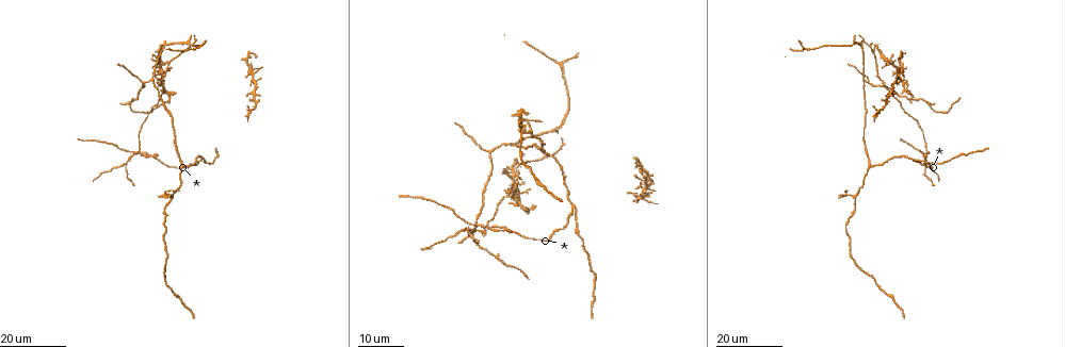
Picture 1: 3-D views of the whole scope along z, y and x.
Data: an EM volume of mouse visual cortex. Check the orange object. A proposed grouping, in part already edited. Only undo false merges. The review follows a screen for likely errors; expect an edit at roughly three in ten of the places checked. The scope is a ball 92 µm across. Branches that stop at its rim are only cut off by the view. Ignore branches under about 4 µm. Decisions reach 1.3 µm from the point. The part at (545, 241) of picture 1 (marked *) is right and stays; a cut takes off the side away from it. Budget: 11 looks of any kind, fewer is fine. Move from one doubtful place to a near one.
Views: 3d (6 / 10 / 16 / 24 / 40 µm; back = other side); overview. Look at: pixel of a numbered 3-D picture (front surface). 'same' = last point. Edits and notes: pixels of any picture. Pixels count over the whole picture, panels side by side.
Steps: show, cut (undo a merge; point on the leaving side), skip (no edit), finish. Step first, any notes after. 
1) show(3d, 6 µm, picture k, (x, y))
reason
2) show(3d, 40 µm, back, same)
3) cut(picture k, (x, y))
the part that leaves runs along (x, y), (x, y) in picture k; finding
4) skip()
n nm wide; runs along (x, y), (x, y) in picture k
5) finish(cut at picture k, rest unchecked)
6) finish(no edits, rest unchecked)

show(3d, 24 µm, picture 1, (126, 162))
arms part here

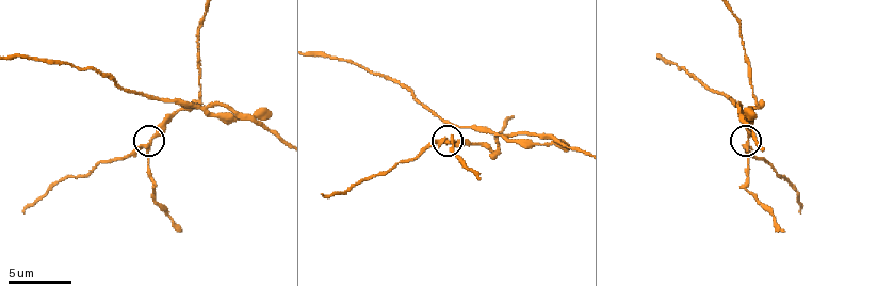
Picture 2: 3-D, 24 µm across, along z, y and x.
show(3d, 10 µm, picture 2, (444, 141))

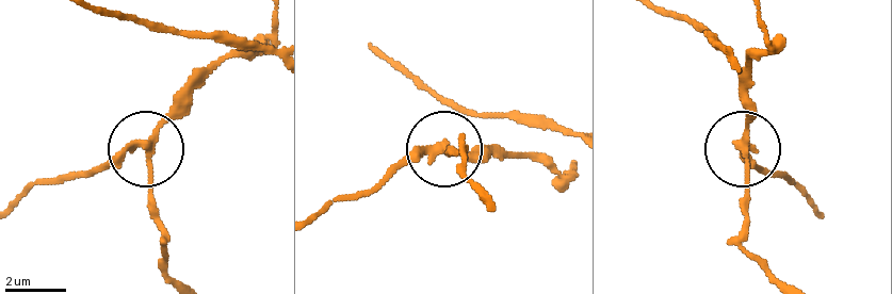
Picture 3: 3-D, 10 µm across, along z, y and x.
cut(picture 3, (104, 164))
3 arms; the part that leaves runs along (139, 147), (18, 193) in picture 3; a second neuron is stuck on

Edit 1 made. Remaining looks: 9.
show(overview)

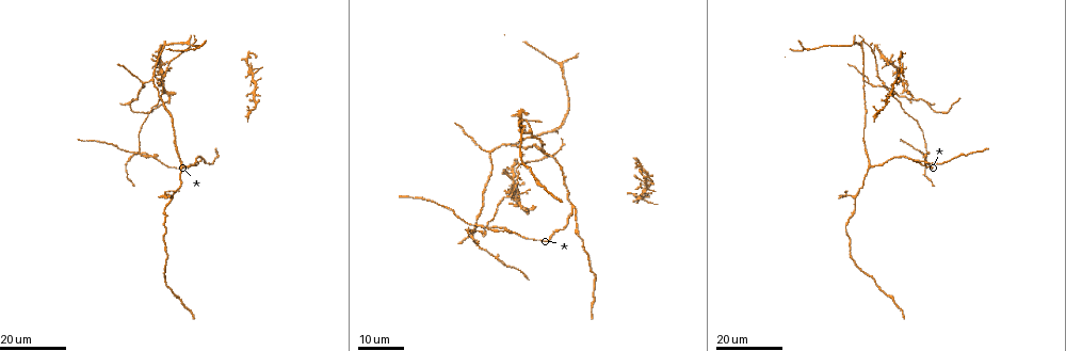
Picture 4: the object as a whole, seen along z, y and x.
show(3d, 16 µm, picture 4, (907, 88))
three-way junction

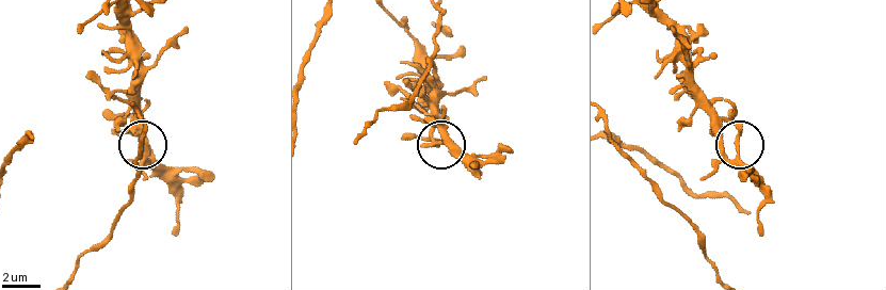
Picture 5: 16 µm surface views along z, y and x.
show(3d, 10 µm, picture 5, (738, 156))
zoom in

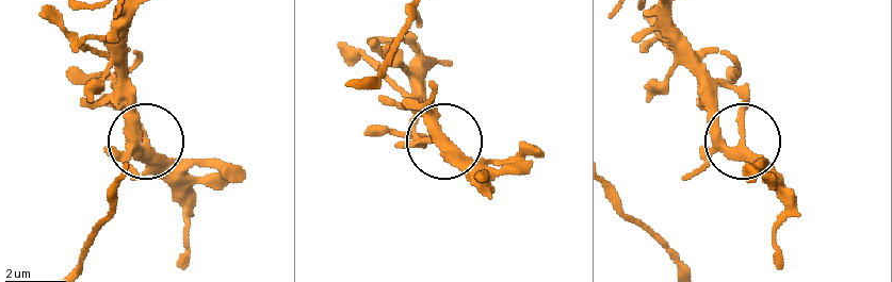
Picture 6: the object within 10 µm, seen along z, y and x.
skip()
side arm 5 µm; all the same neuron

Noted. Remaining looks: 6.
show(3d, 24 µm, picture 4, (868, 166))
three-way junction

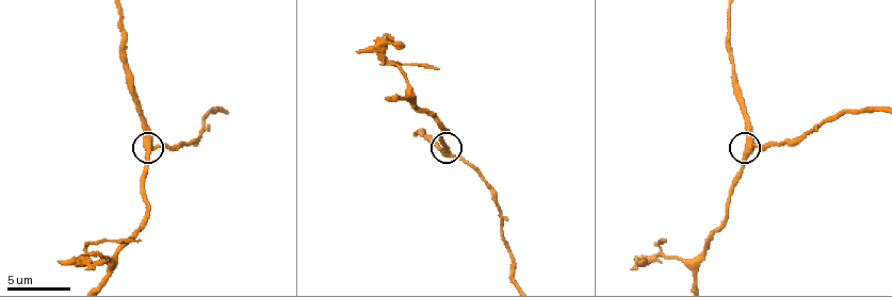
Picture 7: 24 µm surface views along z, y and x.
show(3d, 6 µm, picture 7, (146, 148))
closer look

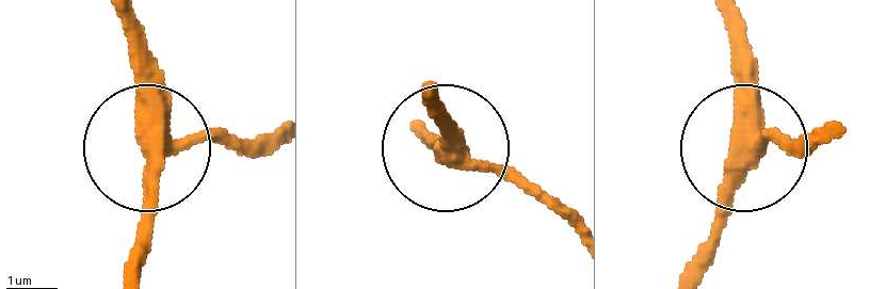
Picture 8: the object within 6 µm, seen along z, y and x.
skip()
3 arms; runs along (830, 124), (745, 149), (707, 273) in picture 8; continuous, no second neuron

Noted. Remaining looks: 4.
show(3d, 24 µm, picture 4, (204, 160))
three-way junction

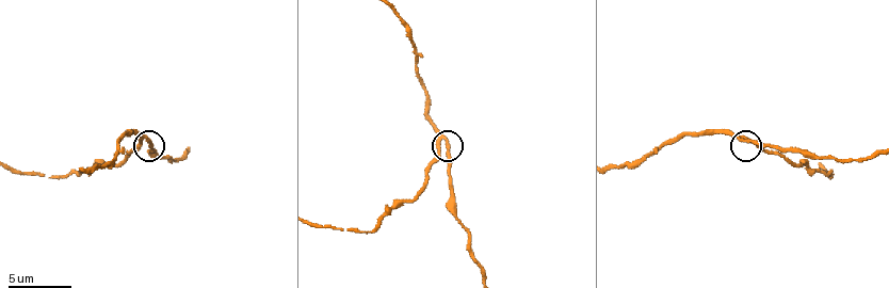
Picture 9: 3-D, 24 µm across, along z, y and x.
show(3d, 6 µm, picture 9, (445, 143))
zoom in

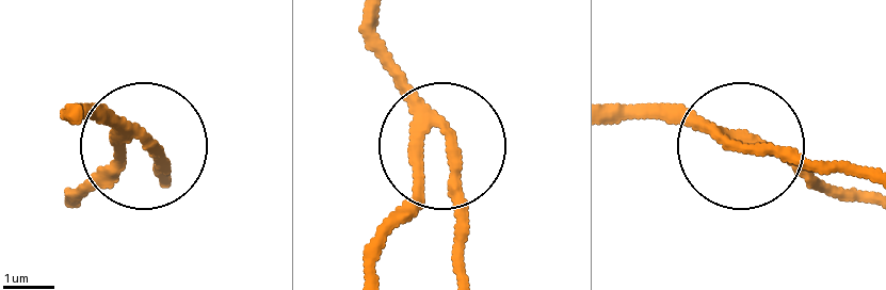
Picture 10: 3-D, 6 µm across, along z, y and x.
skip()
3 arms; runs along (869, 203), (738, 140), (865, 164) in picture 10; one neuron here

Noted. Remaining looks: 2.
show(3d, 10 µm, picture 2, (485, 133))
four-way junction

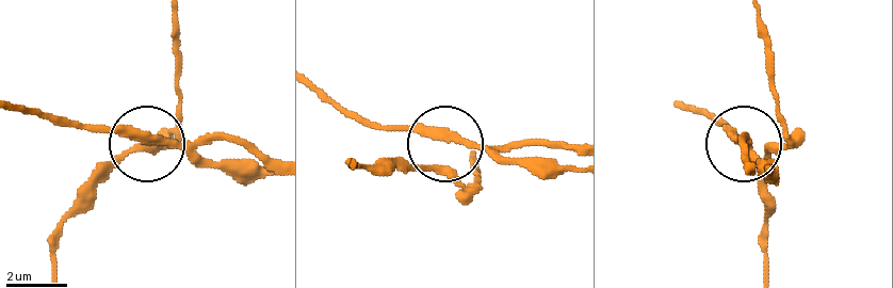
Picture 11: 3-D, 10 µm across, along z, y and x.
skip()
220 nm wide; runs along (572, 168), (526, 168), (473, 145), (360, 122) in picture 11; all the same neuron

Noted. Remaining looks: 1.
finish(cut at picture 3, rest unchecked)

